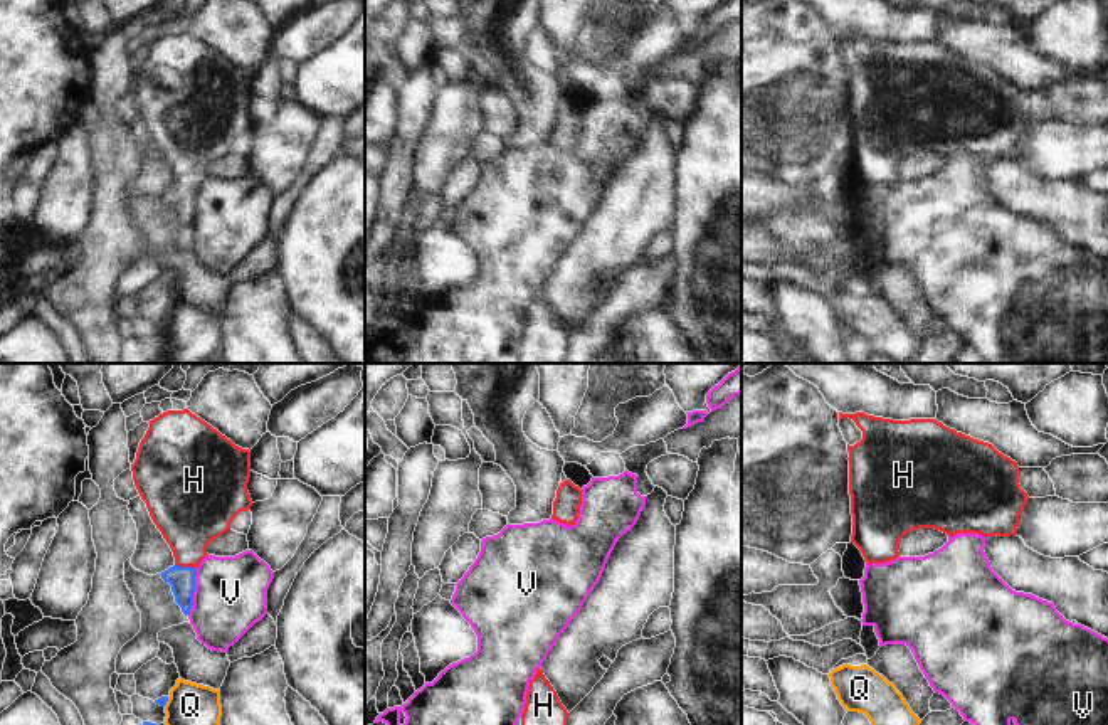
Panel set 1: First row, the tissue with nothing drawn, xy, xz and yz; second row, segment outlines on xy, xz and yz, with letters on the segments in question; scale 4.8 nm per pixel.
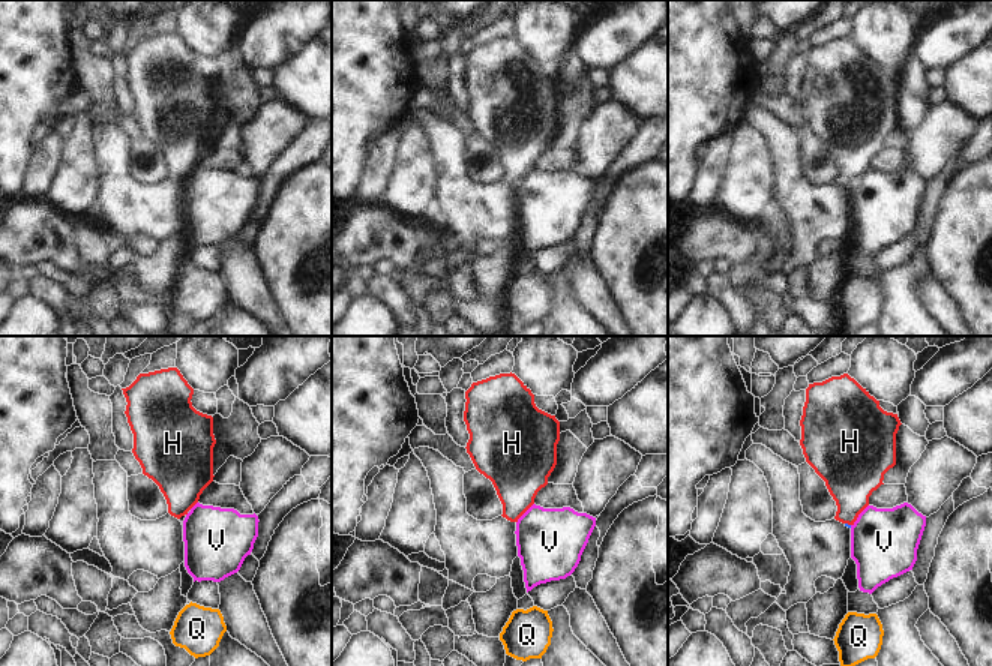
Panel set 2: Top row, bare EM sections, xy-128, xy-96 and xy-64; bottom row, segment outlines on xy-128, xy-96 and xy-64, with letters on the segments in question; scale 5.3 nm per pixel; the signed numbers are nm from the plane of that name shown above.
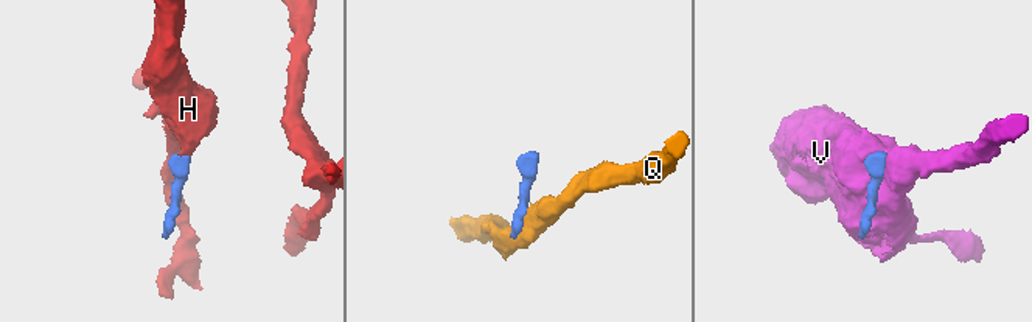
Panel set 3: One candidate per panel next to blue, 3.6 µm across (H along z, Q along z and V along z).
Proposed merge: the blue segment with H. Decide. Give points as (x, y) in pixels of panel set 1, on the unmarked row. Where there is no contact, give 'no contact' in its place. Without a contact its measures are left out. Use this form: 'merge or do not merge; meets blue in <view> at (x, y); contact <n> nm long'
merge; meets blue in xy at (185, 190); contact 100 nm long

